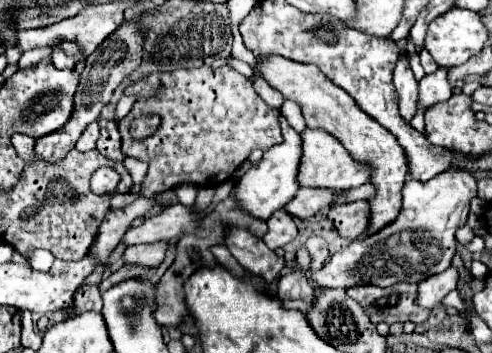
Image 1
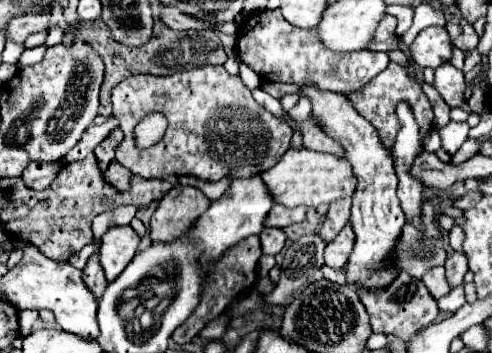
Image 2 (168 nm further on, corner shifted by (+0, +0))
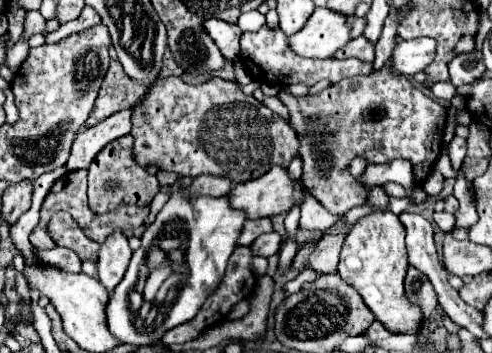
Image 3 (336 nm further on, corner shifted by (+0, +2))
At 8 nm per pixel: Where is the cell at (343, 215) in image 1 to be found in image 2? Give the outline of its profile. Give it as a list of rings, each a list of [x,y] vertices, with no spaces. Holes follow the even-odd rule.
[[[346,223],[342,227],[342,231],[338,233],[338,237],[334,239],[334,243],[328,243],[326,245],[326,253],[324,253],[324,259],[326,259],[326,265],[328,267],[336,267],[336,269],[342,269],[346,263],[348,263],[348,257],[350,257],[350,251],[354,247],[354,231],[352,231],[352,225]]]

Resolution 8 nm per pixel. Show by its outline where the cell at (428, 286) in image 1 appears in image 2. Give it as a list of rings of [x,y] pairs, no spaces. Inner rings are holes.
[[[454,253],[448,257],[446,261],[446,281],[450,285],[450,289],[458,287],[464,283],[464,275],[468,271],[468,261],[466,261],[466,255],[462,253]]]

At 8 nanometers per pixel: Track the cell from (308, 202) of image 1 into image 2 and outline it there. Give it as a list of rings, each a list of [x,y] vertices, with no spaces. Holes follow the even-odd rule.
[[[274,205],[270,211],[270,217],[266,219],[266,225],[270,227],[288,227],[292,223],[300,223],[306,219],[306,207],[284,207],[284,205]]]

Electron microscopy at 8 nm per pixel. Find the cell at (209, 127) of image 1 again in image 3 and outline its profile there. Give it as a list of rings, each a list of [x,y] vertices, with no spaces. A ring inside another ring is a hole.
[[[180,77],[158,79],[154,89],[148,89],[138,107],[134,107],[132,111],[134,129],[130,135],[134,137],[134,157],[142,167],[148,167],[152,163],[158,169],[174,171],[182,177],[198,177],[202,173],[210,173],[218,177],[228,177],[234,183],[242,183],[262,177],[274,165],[286,169],[298,153],[298,137],[294,129],[282,117],[258,103],[254,97],[244,95],[240,87],[232,81],[212,79],[204,85],[194,87],[184,83]]]

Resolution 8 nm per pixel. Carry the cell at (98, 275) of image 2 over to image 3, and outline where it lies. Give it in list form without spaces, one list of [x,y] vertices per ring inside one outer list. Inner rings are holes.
[[[62,211],[54,213],[54,217],[46,225],[46,231],[50,233],[50,239],[56,245],[68,247],[74,253],[78,253],[82,261],[82,273],[86,273],[88,277],[96,277],[96,255],[98,255],[100,245],[88,239],[68,213],[62,213]]]

